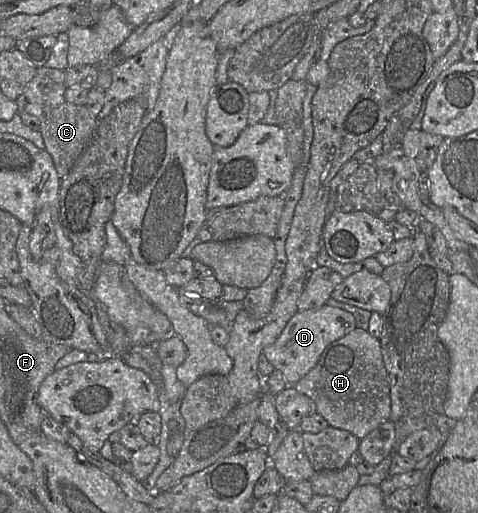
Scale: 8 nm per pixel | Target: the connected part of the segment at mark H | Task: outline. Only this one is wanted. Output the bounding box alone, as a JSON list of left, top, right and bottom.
[294,327,390,440]

